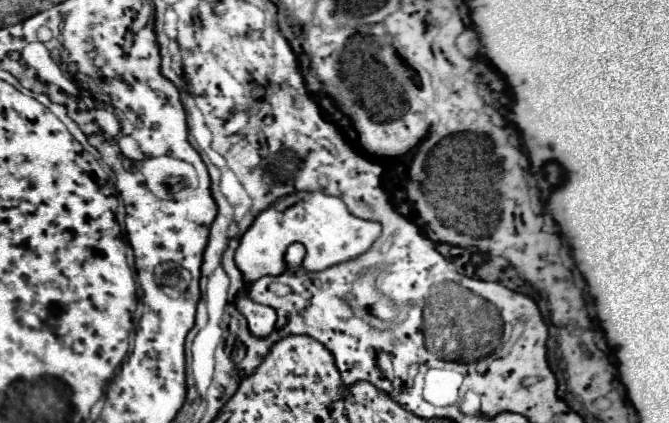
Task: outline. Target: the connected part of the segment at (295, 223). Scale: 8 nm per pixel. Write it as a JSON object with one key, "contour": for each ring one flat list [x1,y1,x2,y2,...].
{"contour":[[302,192,302,198,292,206,289,206,289,198,296,196,290,194,278,199,258,216,258,220,254,220,254,224,240,240,234,260,240,260,240,256,248,256,248,264,256,268,256,278,264,274,286,272,284,252,288,244,296,240,306,248,302,266,308,272,318,272,334,264,358,258,360,254,368,252,368,248,372,248,372,244,380,238,382,232,380,222,356,218,350,214,345,203,338,197,326,196,322,192]]}

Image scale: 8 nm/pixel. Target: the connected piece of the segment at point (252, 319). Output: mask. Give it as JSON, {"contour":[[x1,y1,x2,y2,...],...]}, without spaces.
{"contour":[[248,304,246,318,248,318,250,332,260,338,270,336,272,328,276,326,276,312,274,310,260,310,260,306,256,306,256,304]]}

